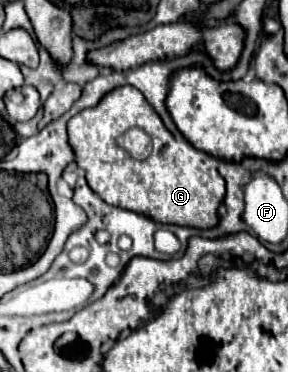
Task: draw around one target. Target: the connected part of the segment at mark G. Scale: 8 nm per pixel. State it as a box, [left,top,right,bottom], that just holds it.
[69,87,225,229]

